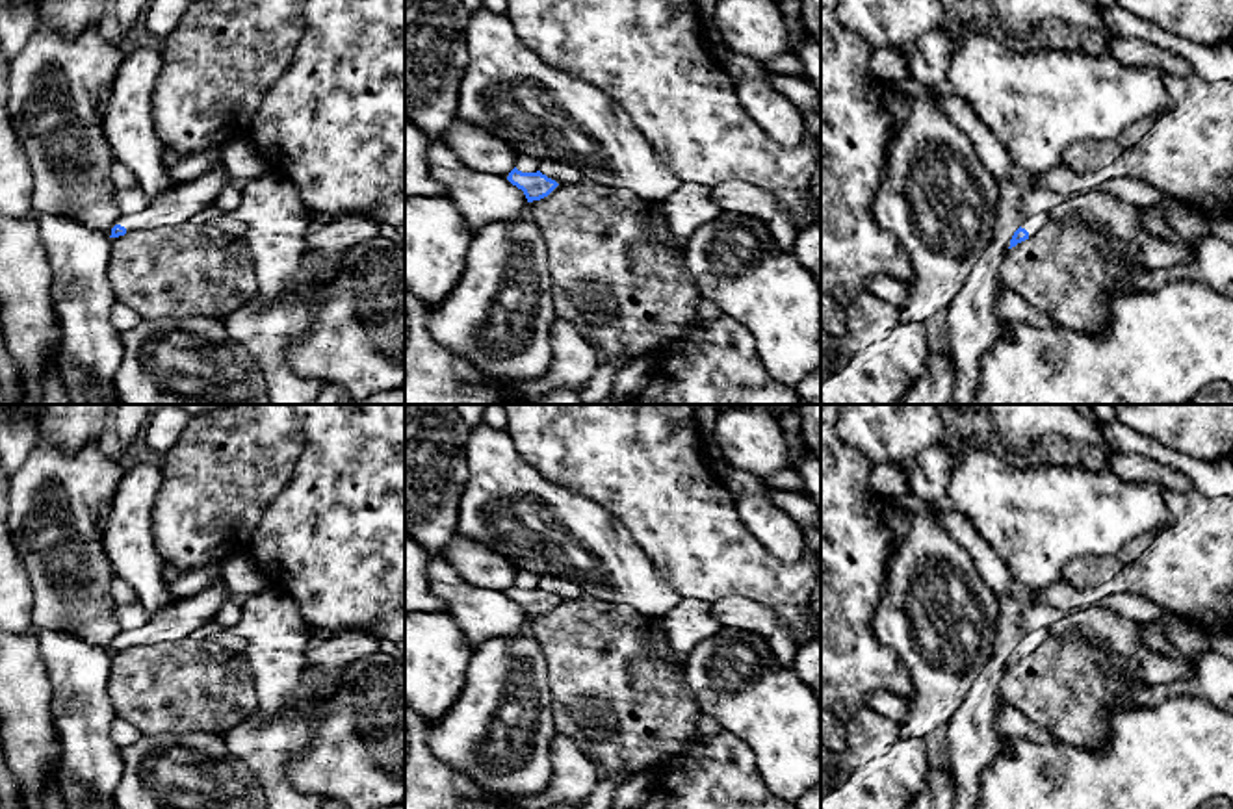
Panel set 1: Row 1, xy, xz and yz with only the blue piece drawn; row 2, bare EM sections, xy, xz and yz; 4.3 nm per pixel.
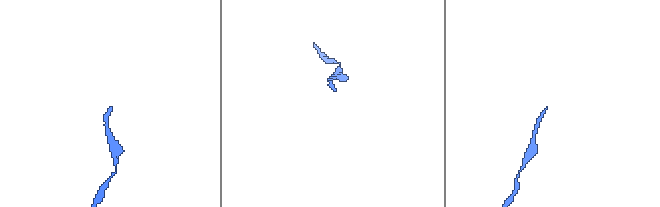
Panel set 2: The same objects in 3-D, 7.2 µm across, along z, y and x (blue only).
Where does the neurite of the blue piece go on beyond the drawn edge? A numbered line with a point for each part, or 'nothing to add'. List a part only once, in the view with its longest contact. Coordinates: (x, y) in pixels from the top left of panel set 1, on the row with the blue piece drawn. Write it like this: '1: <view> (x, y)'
1: yz (1035, 223)

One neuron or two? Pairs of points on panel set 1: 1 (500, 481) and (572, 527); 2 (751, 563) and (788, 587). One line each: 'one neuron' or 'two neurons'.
1: one neuron
2: one neuron

